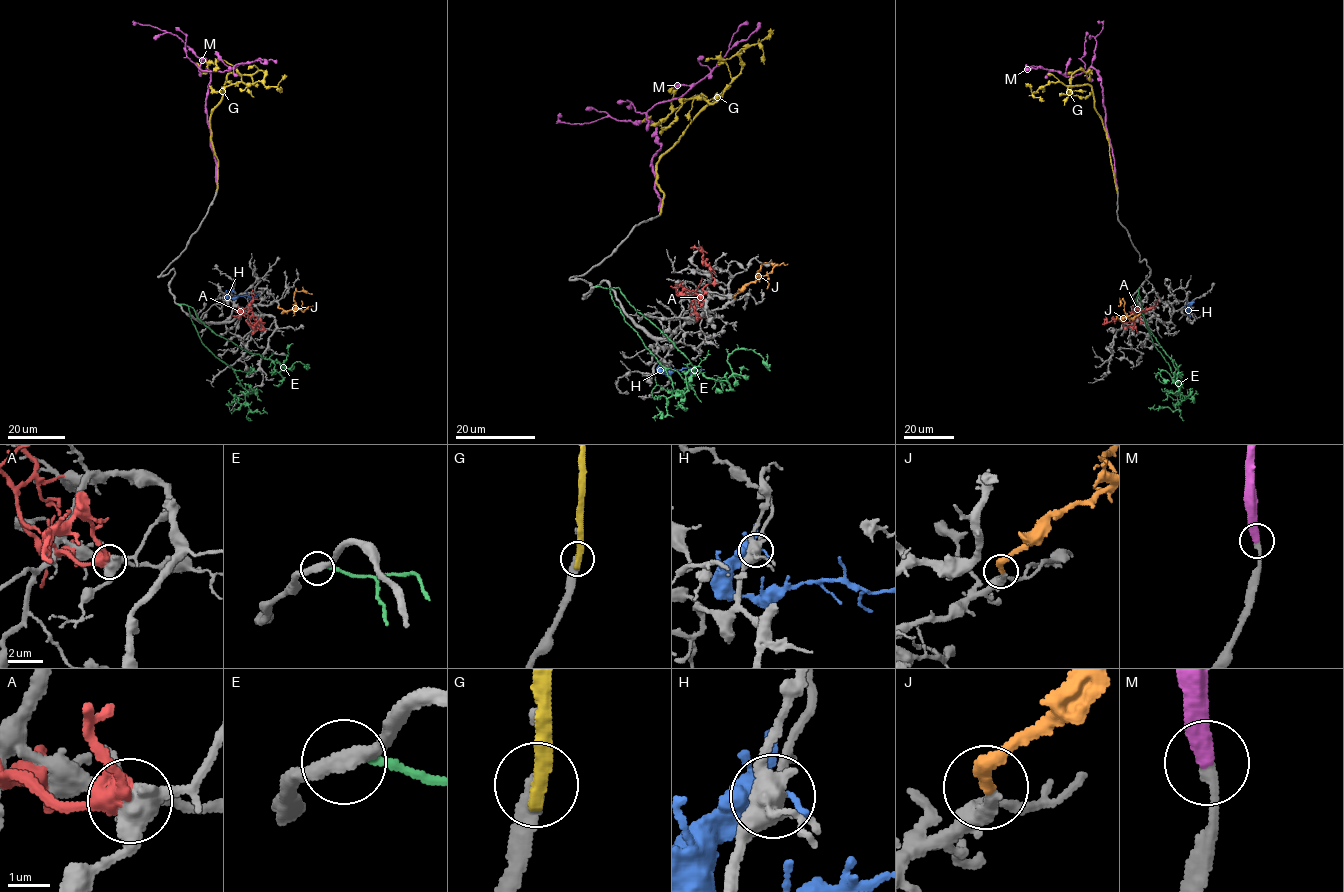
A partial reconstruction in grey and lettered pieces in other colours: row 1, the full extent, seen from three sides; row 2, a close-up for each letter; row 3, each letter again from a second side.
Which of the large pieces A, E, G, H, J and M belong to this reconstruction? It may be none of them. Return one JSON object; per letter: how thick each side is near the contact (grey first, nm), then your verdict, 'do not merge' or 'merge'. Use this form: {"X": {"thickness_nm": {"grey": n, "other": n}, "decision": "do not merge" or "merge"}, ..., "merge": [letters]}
{"A": {"thickness_nm": {"grey": 500, "other": 500}, "decision": "do not merge"}, "E": {"thickness_nm": {"grey": 360, "other": 240}, "decision": "do not merge"}, "G": {"thickness_nm": {"grey": 280, "other": 360}, "decision": "do not merge"}, "H": {"thickness_nm": {"grey": 280, "other": 360}, "decision": "do not merge"}, "J": {"thickness_nm": {"grey": 280, "other": 340}, "decision": "merge"}, "M": {"thickness_nm": {"grey": 240, "other": 320}, "decision": "merge"}, "merge": ["J", "M"]}

